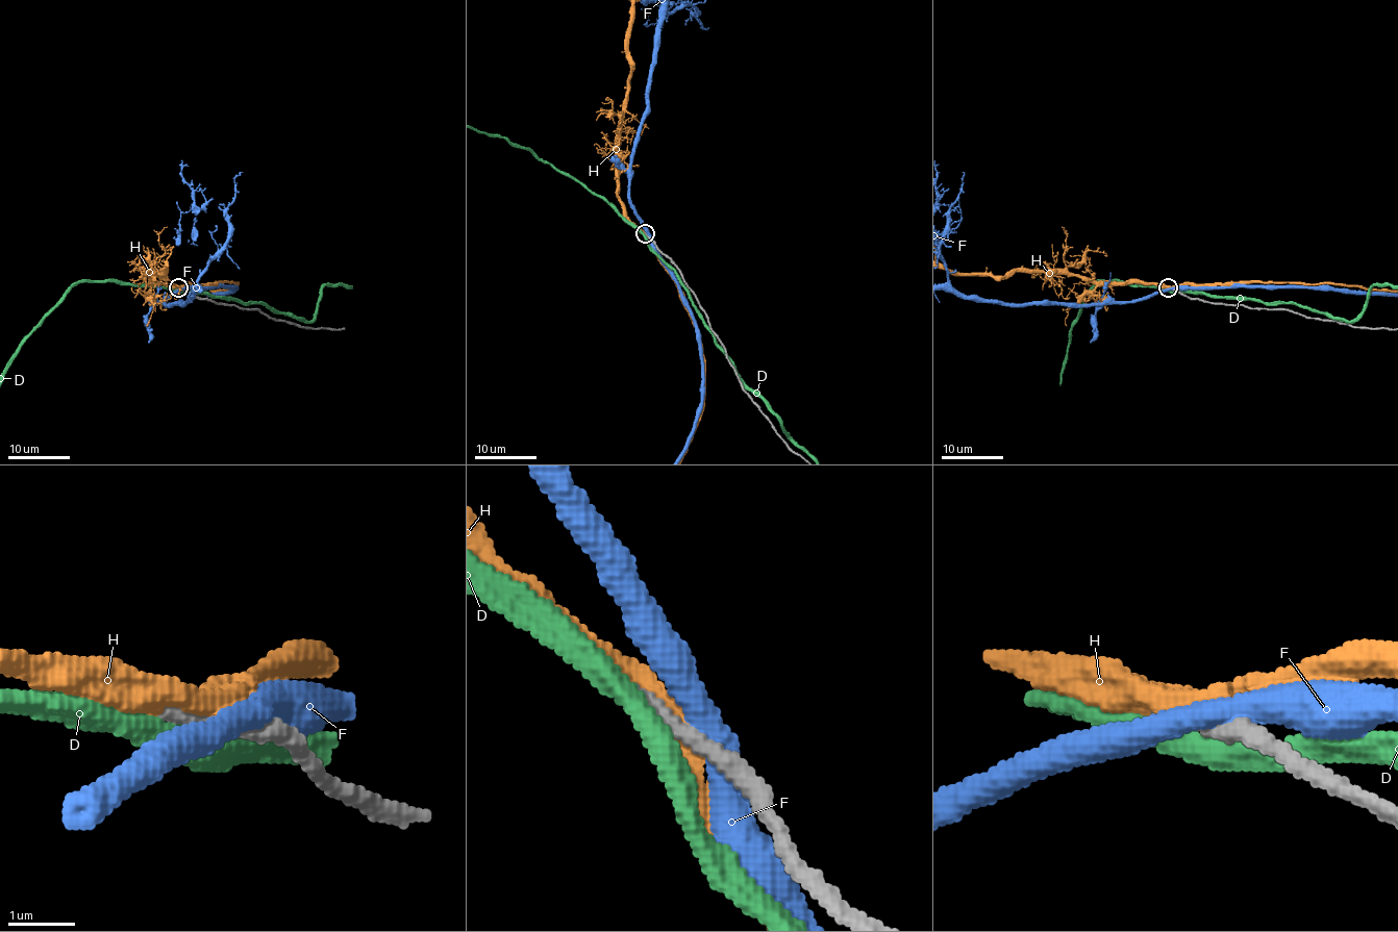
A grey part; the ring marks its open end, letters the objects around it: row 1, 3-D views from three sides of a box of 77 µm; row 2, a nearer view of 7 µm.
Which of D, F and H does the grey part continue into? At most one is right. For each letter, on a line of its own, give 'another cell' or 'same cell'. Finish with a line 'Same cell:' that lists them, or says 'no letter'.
D: another cell
F: another cell
H: same cell
Same cell: H

